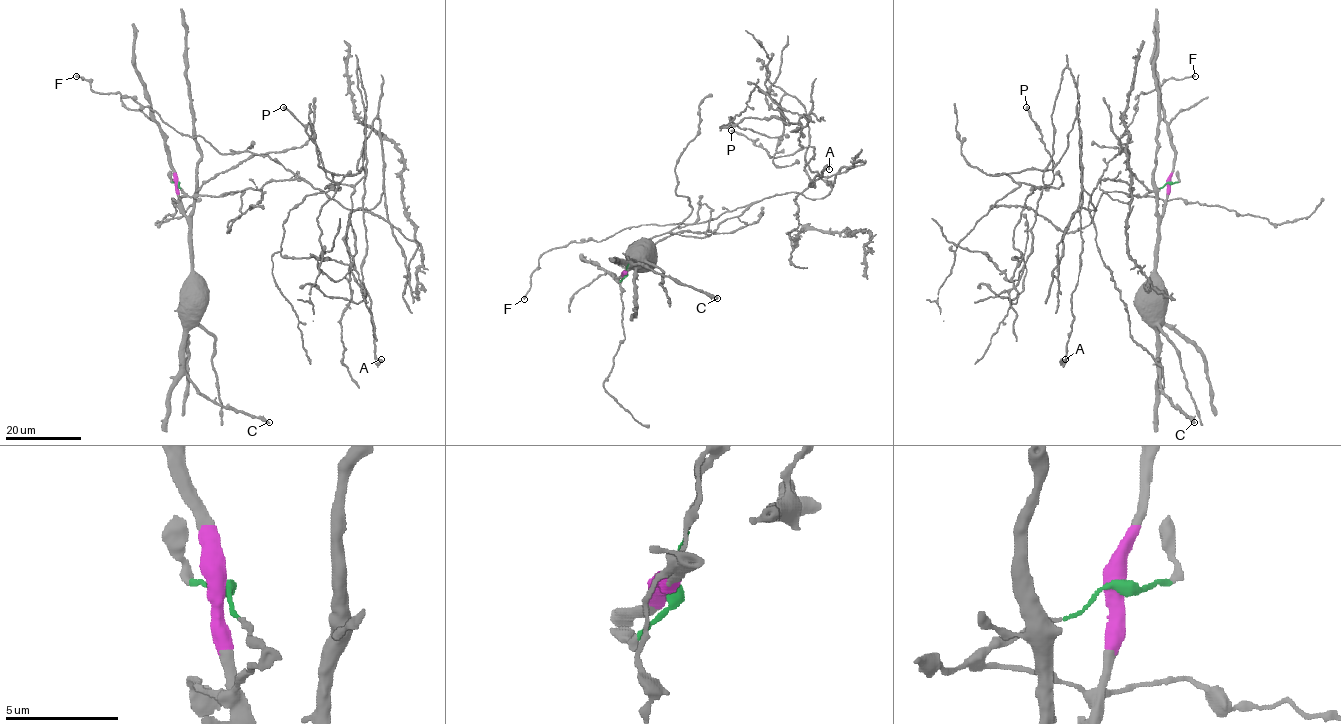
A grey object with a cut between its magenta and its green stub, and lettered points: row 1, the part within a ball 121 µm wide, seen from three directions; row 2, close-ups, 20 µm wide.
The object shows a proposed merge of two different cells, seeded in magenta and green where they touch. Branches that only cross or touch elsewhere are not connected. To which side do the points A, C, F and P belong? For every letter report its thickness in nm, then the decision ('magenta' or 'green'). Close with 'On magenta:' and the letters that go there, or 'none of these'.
A: calibre 240 nm; green
C: calibre 360 nm; magenta
F: calibre 320 nm; green
P: calibre 440 nm; green
On magenta: C

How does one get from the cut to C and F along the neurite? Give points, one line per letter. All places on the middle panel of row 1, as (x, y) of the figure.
C: (625, 273), (639, 259), (632, 262), (643, 263), (659, 273), (717, 298)
F: (626, 273), (641, 243), (665, 233), (708, 237), (749, 206), (552, 248), (524, 299)

